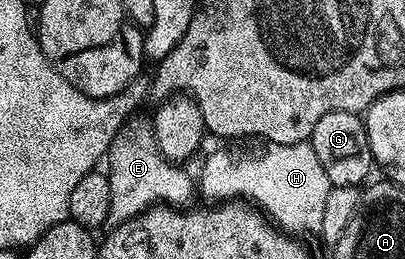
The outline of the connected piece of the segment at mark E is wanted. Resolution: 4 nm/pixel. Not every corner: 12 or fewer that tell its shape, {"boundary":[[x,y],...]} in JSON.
{"boundary":[[151,127],[108,150],[112,228],[189,203],[196,182],[157,148]]}

